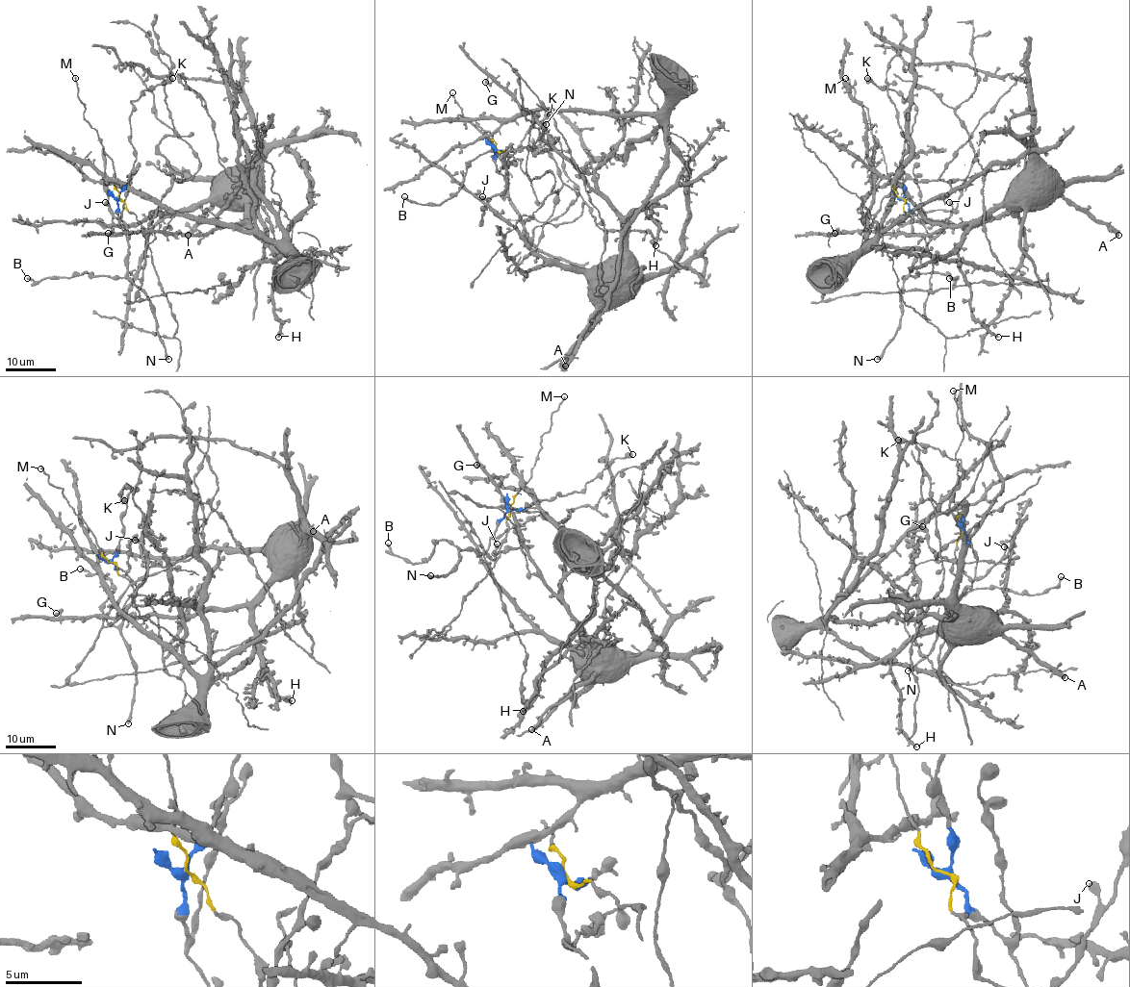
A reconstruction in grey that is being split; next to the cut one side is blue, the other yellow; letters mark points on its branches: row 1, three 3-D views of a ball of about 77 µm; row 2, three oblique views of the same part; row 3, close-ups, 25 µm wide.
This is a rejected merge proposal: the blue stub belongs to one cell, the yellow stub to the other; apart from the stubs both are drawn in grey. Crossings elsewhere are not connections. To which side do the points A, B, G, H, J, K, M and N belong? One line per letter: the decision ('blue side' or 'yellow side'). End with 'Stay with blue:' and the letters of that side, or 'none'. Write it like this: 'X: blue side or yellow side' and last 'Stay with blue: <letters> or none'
A: yellow side
B: blue side
G: yellow side
H: yellow side
J: blue side
K: blue side
M: yellow side
N: blue side
Stay with blue: B, J, K, N

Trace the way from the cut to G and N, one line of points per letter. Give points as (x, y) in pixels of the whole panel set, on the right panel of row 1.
G: (901, 197), (934, 265), (925, 317), (947, 338), (984, 327), (1024, 250), (1021, 200), (932, 233), (835, 233)
N: (901, 197), (923, 225), (928, 236), (927, 249), (917, 259), (903, 283), (902, 315), (894, 339), (877, 359)

